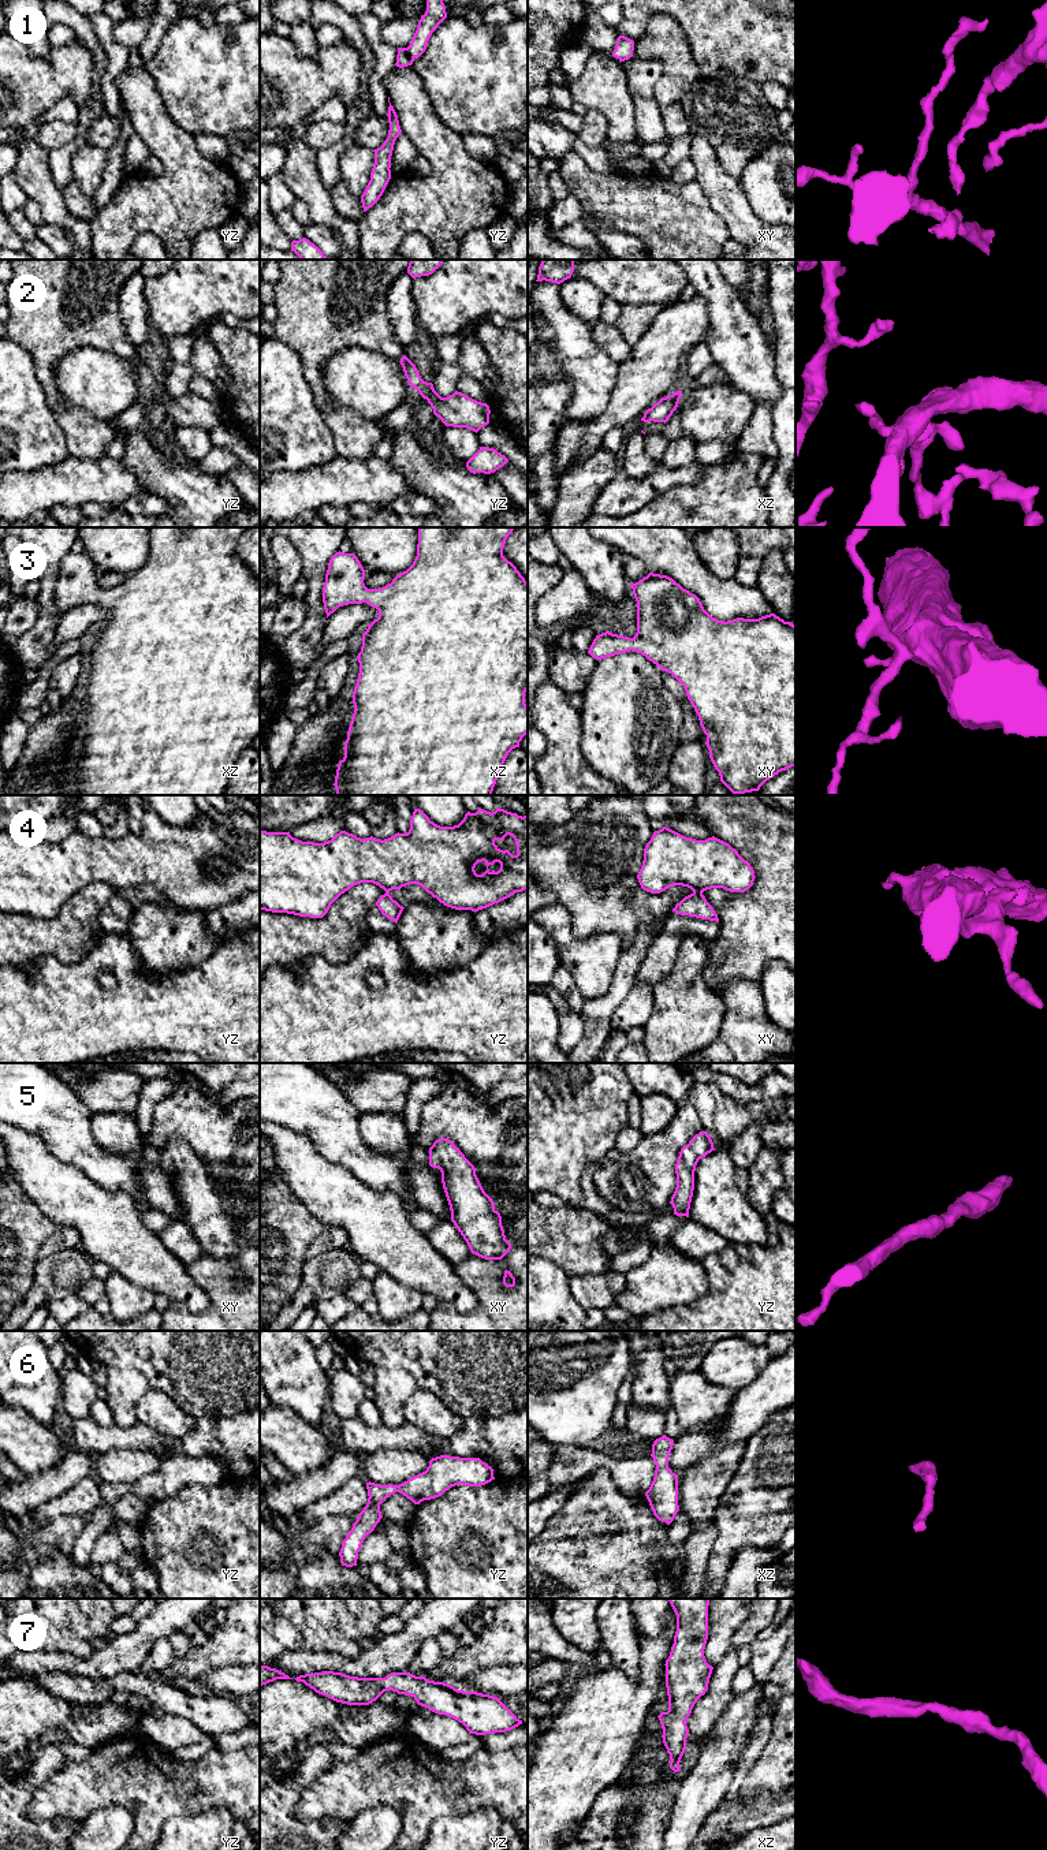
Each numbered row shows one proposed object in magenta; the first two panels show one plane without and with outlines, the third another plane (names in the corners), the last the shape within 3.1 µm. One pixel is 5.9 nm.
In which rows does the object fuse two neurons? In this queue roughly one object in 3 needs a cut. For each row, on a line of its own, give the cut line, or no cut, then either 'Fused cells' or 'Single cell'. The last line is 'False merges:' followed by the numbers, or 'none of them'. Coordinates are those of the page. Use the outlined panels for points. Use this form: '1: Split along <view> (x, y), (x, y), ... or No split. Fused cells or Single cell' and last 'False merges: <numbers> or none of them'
1: No split. Single cell
2: No split. Single cell
3: No split. Single cell
4: Split along xy (693, 891), (701, 894). Fused cells
5: No split. Single cell
6: No split. Single cell
7: No split. Single cell
False merges: 4

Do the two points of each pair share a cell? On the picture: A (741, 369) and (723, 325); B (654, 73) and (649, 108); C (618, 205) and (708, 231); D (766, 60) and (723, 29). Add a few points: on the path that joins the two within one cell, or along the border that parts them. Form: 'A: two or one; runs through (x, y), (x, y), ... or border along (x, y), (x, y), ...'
A: one; runs through (741, 358), (741, 349), (734, 336)
B: one; runs through (647, 81), (647, 100)
C: one; runs through (640, 205), (656, 209), (682, 231), (686, 231)
D: one; runs through (755, 49), (734, 29)

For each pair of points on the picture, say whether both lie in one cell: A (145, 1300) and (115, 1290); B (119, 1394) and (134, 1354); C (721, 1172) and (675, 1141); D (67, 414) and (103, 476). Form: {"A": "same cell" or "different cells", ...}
{"A": "same cell", "B": "same cell", "C": "different cells", "D": "different cells"}

